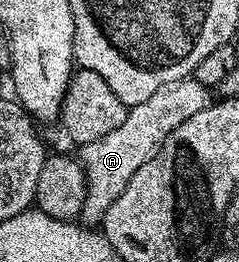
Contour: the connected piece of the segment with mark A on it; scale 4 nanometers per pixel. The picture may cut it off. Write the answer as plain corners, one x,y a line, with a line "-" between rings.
194,76
182,77
173,83
165,83
154,95
149,95
145,103
130,106
122,123
109,135
101,139
93,139
93,143
78,146
77,156
83,165
87,176
87,190
85,191
85,207
81,214
84,226
95,227
102,222
105,211
113,207
113,202
121,196
121,191
129,187
129,179
161,151
165,139
190,119
197,115
209,103
208,86
195,81

